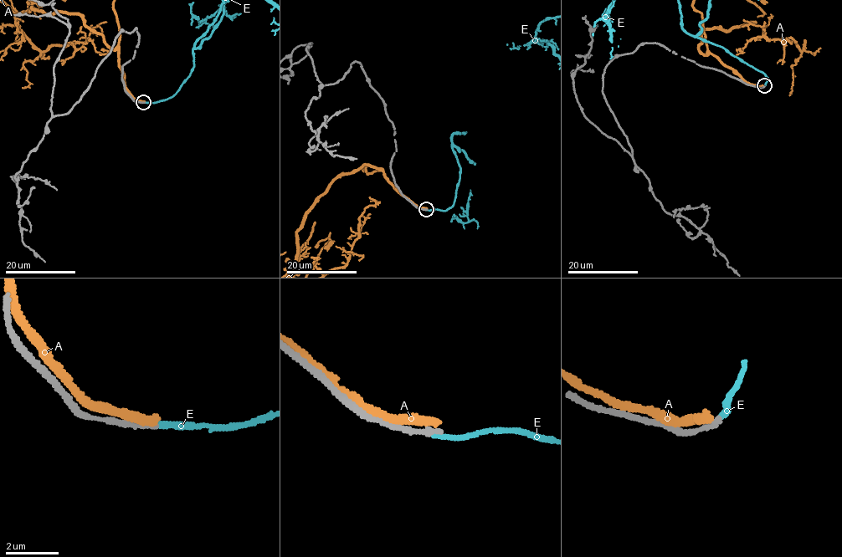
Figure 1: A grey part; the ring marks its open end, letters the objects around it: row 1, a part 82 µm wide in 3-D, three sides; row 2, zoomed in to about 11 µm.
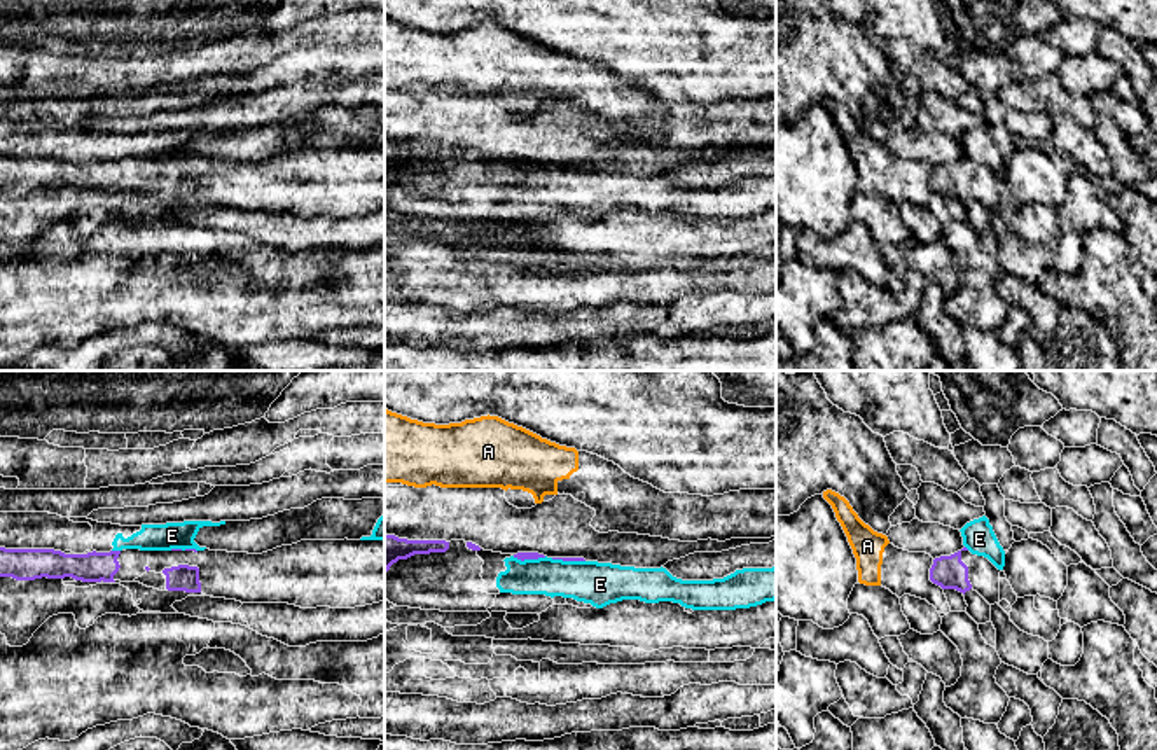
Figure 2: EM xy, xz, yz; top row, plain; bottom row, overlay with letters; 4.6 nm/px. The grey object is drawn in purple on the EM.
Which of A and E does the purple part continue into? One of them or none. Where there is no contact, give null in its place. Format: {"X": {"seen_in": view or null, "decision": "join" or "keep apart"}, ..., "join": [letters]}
{"A": {"seen_in": null, "decision": "keep apart"}, "E": {"seen_in": "xz", "decision": "keep apart"}, "join": []}

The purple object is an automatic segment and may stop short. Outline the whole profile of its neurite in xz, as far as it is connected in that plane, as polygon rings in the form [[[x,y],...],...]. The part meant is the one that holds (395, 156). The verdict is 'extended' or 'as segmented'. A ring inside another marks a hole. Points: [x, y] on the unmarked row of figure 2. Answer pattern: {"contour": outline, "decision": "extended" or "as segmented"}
{"contour": [[[385,143],[385,180],[398,168],[407,168],[414,163],[446,161],[446,149],[407,149],[395,143]]], "decision": "as segmented"}

